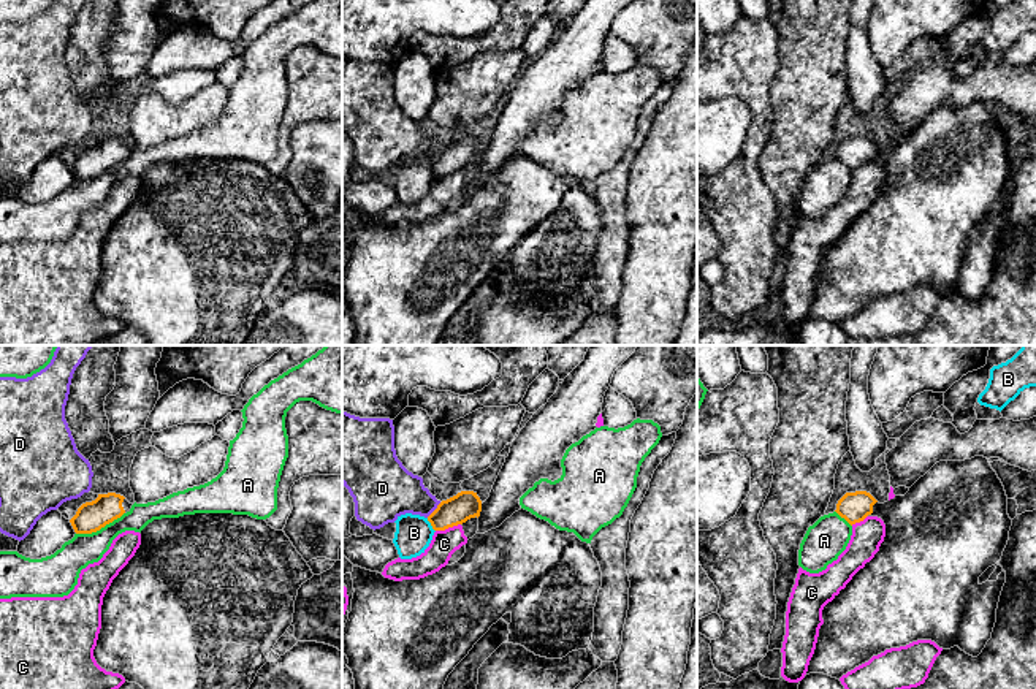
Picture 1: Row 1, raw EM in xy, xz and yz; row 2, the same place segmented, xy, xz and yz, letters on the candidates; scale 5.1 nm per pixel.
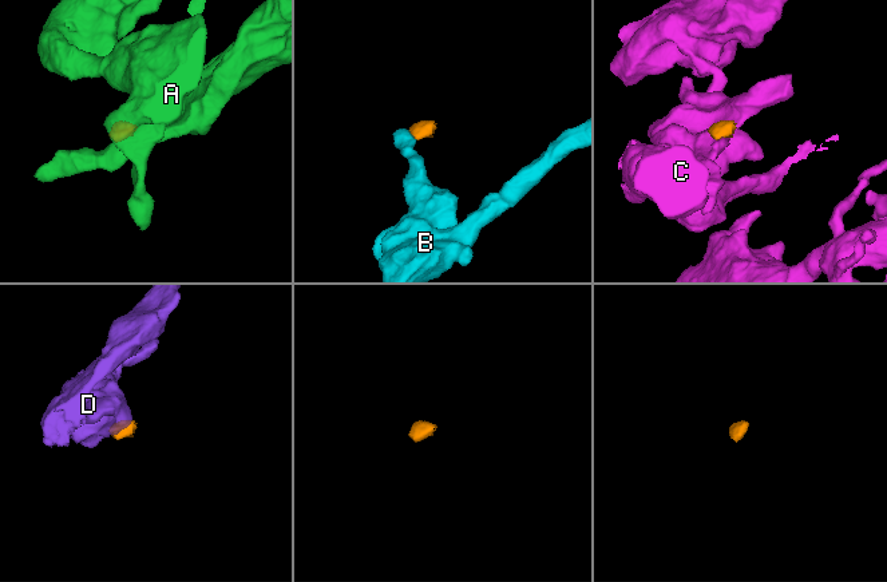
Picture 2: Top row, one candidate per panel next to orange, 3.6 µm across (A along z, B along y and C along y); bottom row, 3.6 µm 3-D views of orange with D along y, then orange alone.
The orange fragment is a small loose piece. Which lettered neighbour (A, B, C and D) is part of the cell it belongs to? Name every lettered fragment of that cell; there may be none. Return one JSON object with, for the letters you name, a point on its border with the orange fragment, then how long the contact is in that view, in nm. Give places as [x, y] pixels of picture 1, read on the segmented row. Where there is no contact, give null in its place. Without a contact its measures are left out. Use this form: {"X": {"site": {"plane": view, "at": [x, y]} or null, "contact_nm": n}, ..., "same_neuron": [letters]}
{"same_neuron": []}

